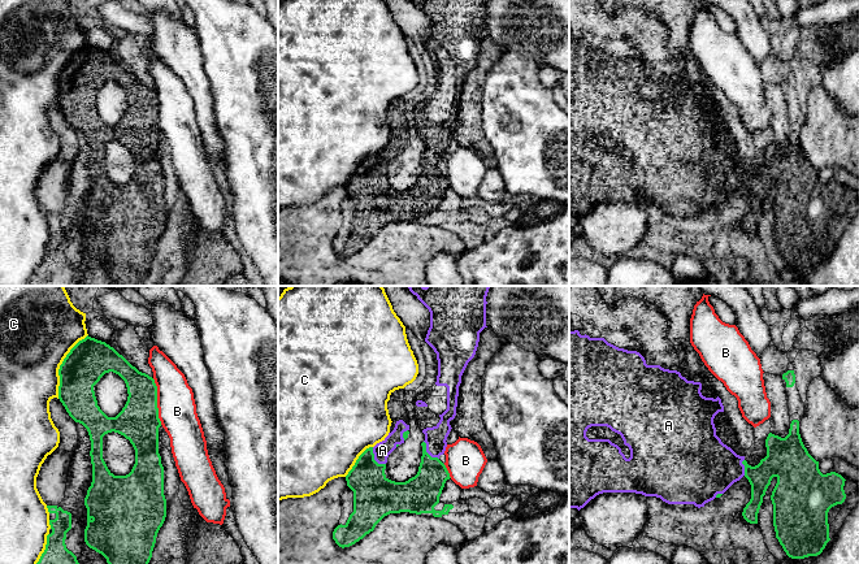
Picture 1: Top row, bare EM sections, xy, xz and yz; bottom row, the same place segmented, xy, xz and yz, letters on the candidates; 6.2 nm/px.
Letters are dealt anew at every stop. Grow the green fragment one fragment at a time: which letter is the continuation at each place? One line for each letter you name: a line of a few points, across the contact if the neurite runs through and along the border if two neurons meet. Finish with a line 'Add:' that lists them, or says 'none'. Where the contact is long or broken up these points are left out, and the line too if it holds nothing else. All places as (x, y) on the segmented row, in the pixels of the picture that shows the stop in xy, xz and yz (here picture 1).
Add: A

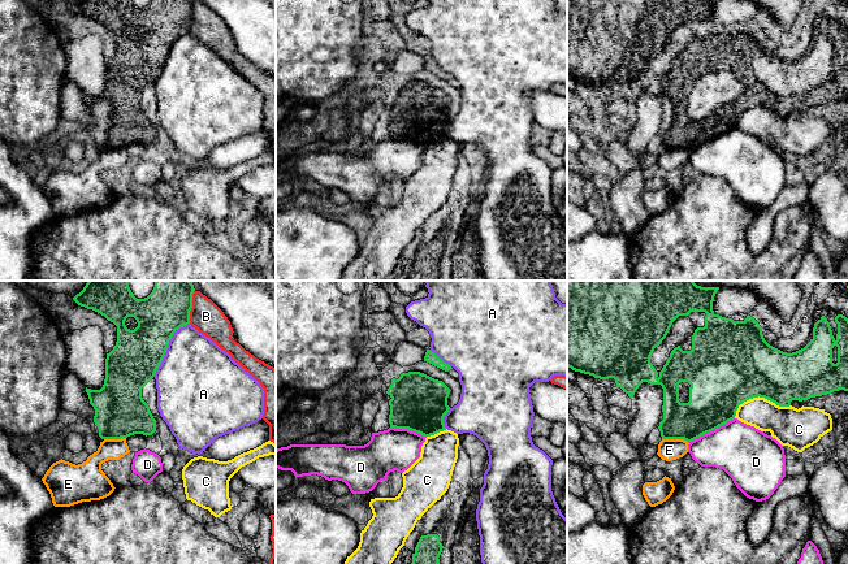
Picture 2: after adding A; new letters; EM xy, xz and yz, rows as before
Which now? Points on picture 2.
Add: none

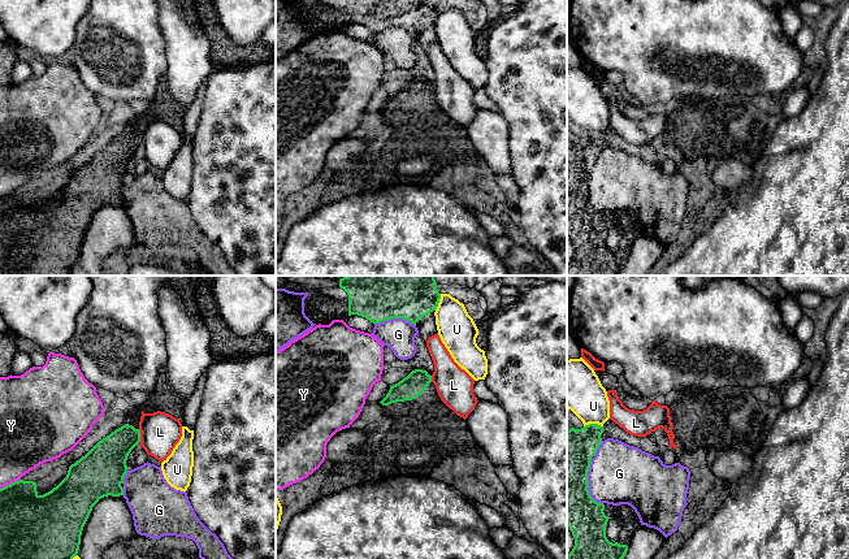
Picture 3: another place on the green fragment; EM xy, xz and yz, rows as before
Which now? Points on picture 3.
Add: none

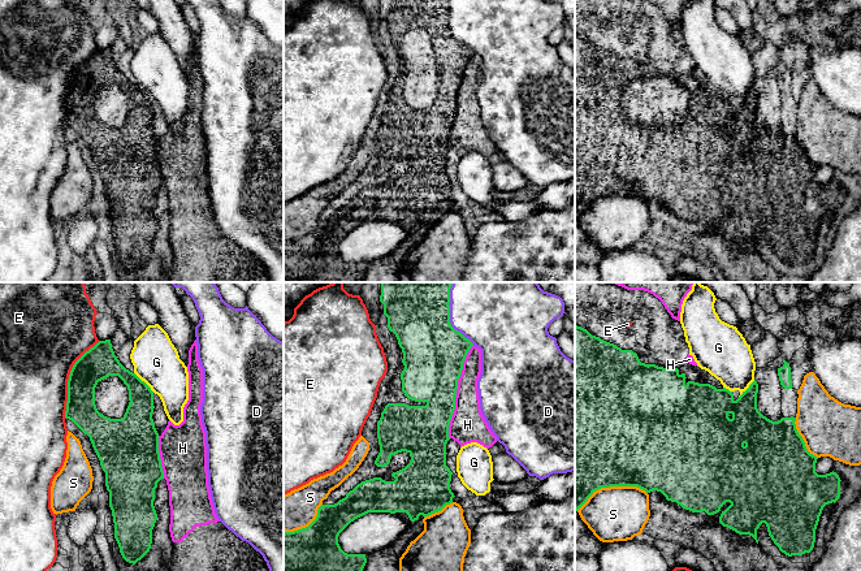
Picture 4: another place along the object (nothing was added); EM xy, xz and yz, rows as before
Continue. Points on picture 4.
Add: none

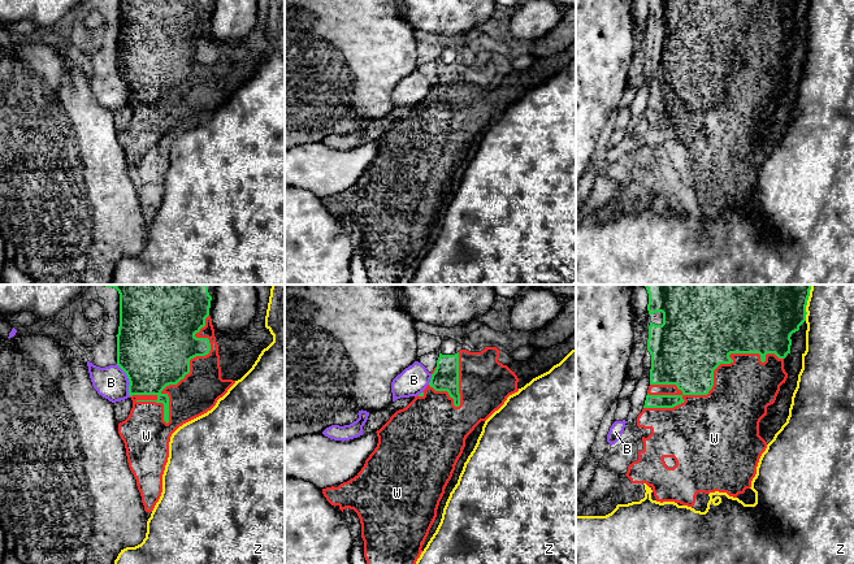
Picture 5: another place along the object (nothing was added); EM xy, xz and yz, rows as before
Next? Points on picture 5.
Add: W

